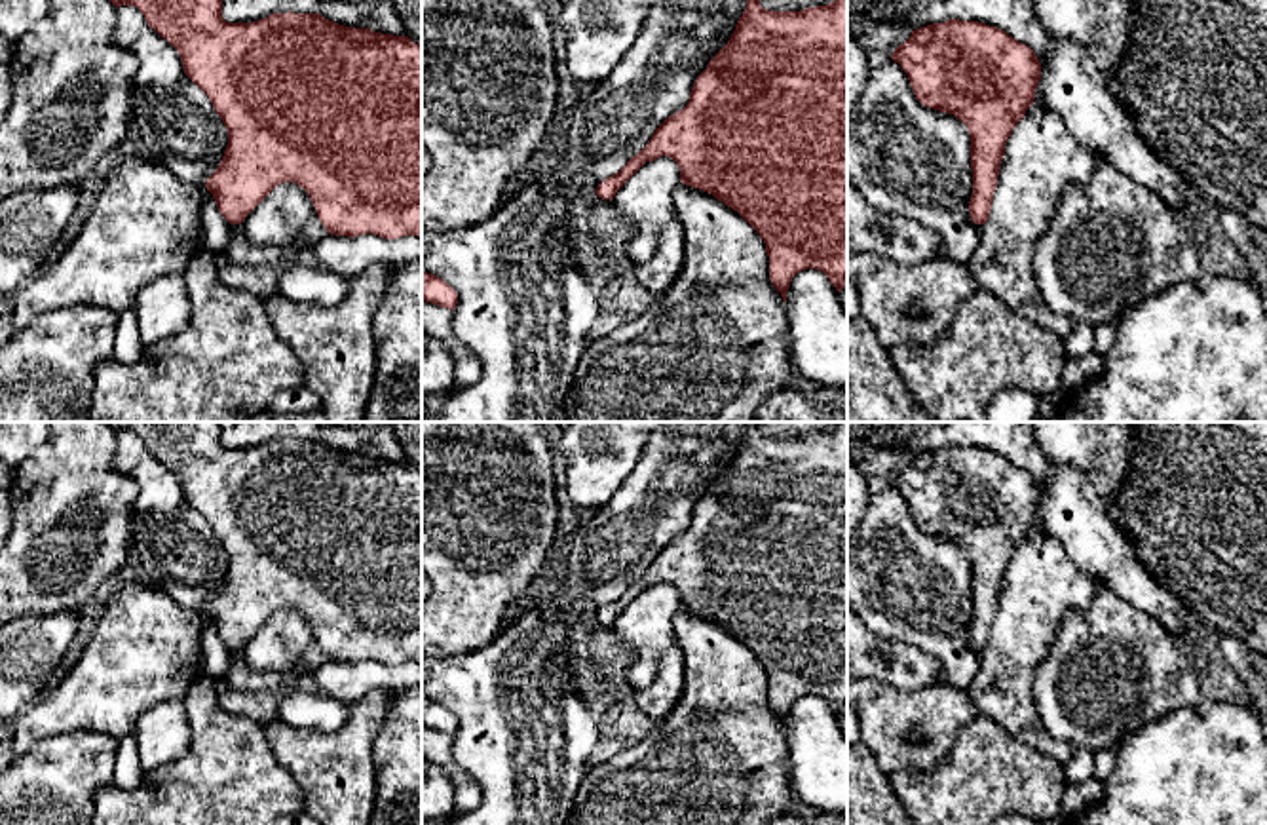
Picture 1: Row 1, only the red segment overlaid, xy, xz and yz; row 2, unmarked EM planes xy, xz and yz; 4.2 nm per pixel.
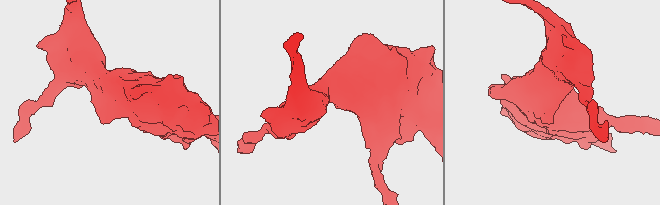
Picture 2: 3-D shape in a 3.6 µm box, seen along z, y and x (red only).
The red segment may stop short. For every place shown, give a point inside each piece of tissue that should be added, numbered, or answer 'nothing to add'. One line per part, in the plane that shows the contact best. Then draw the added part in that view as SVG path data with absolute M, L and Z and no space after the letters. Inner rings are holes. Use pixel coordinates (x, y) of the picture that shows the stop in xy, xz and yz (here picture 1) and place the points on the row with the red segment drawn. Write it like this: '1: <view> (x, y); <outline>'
nothing to add

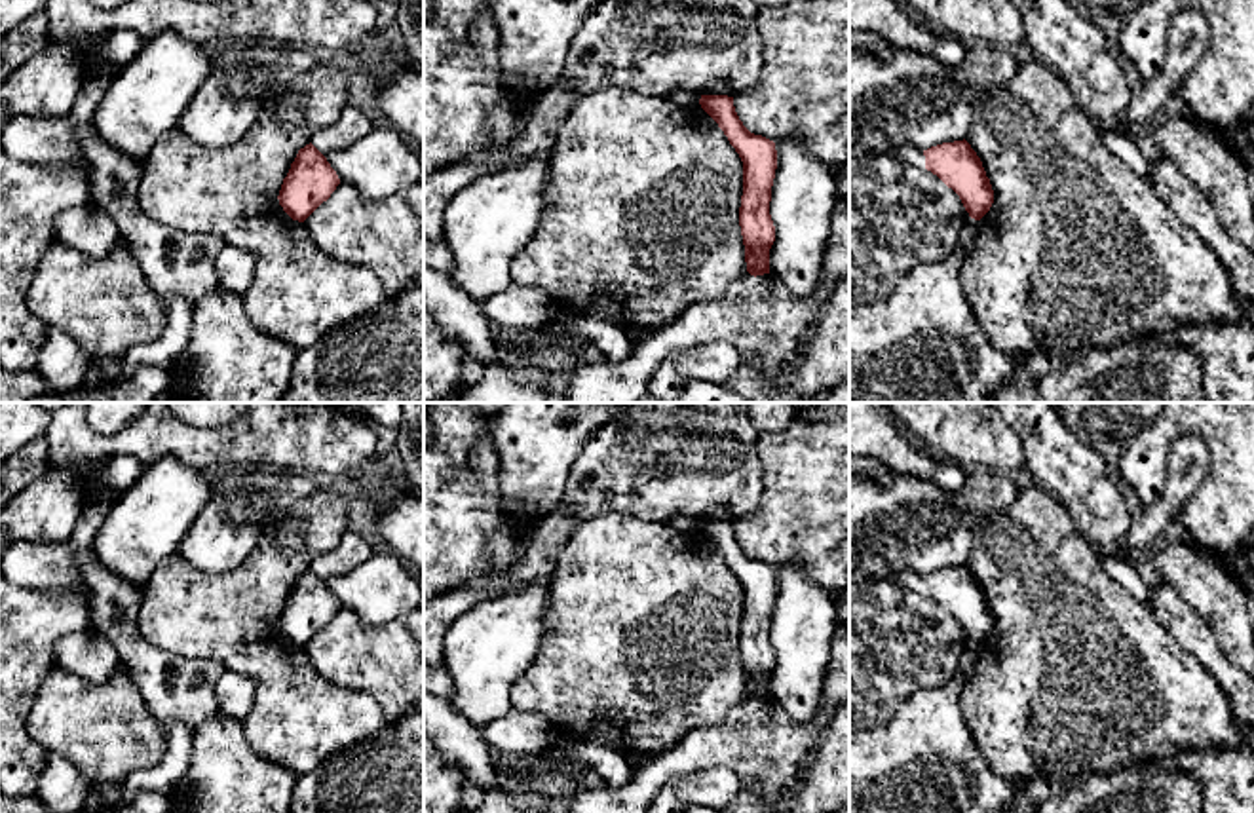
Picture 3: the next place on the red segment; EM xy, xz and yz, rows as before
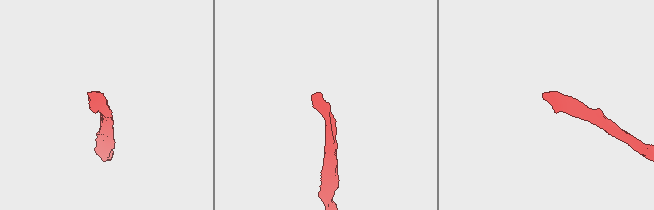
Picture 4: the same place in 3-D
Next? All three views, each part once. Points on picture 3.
1: yz (909, 154); M914 146L895 148L893 156L899 161L904 161L912 167L925 169L925 156L923 156L923 150L920 150L920 148L914 148Z

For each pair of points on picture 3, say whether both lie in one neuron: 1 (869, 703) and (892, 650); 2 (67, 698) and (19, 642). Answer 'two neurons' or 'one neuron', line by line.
1: one neuron
2: two neurons

